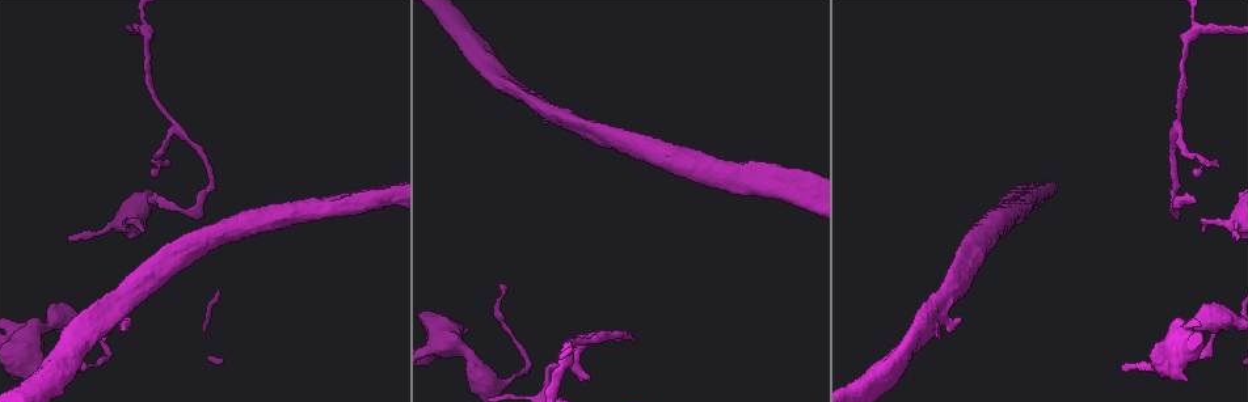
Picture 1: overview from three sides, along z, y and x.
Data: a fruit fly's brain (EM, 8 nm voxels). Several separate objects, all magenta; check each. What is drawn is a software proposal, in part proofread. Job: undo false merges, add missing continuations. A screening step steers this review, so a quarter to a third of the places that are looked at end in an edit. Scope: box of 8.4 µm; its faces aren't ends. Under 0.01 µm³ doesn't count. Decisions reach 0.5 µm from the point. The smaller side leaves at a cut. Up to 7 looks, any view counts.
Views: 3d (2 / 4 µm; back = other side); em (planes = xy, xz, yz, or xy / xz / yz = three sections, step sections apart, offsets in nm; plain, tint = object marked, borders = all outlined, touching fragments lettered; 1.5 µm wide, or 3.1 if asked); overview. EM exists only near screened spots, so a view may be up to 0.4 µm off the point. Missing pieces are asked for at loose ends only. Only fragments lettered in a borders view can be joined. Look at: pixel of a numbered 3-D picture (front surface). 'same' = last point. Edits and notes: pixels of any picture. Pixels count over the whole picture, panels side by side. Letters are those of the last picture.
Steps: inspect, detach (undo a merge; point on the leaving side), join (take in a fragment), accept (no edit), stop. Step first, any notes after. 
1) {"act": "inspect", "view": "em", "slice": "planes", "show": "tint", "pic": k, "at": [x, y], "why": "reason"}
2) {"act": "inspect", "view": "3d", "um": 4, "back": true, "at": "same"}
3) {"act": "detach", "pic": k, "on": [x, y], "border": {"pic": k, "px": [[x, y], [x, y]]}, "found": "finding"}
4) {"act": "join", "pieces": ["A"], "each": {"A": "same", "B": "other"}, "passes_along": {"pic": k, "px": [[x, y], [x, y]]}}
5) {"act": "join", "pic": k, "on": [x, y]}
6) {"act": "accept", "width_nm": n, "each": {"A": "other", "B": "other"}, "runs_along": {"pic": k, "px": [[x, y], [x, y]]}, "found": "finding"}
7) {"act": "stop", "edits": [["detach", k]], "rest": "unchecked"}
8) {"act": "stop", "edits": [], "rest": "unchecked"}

{"act": "inspect", "view": "3d", "um": 4, "pic": 1, "at": [1220, 322]}

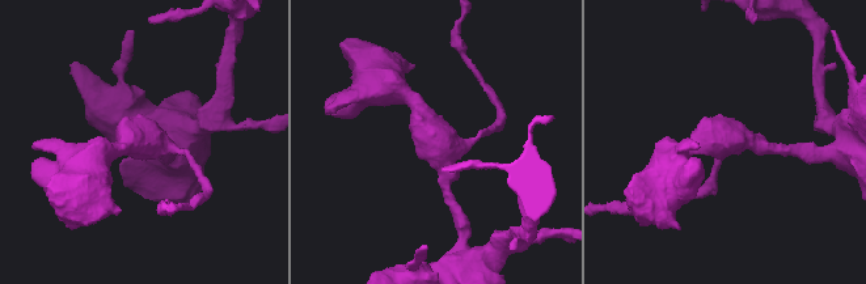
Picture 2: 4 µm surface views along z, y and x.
{"act": "inspect", "view": "em", "slice": "planes", "show": "borders", "pic": 2, "at": [733, 140], "why": "now the EM"}

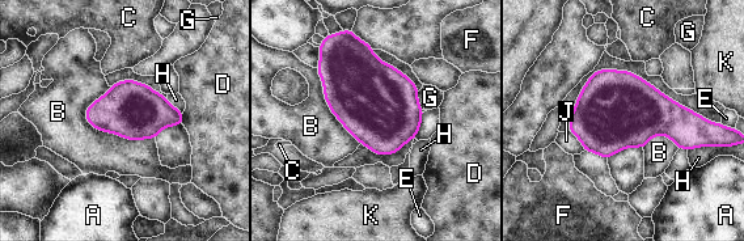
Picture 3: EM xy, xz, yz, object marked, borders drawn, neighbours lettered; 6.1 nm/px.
{"act": "accept", "width_nm": 360, "each": {"A": "other", "B": "other", "C": "other", "D": "other", "E": "other", "F": "other", "G": "other", "H": "other", "J": "other", "K": "other"}, "border": {"pic": 3, "px": [[84, 111], [100, 130], [155, 138]]}, "found": "all the same neuron"}

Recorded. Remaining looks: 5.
{"act": "inspect", "view": "em", "slice": "planes", "show": "borders", "pic": 1, "at": [1124, 365], "why": "an open end"}

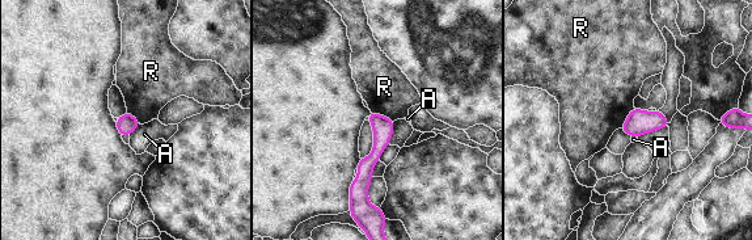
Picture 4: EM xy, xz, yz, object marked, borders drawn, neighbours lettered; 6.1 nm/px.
{"act": "accept", "each": {"A": "other", "R": "other"}, "border": {"pic": 4, "px": [[371, 110], [393, 121]]}, "found": "no lettered fragment goes on from it"}

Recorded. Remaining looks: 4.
{"act": "inspect", "view": "3d", "um": 4, "pic": 1, "at": [174, 123], "why": "three arms meet"}

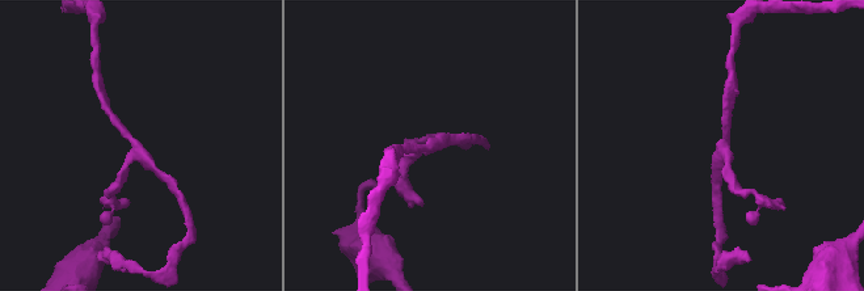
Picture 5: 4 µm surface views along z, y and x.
{"act": "inspect", "view": "em", "slice": "xz", "step": 4, "show": "tint", "pic": 5, "at": [725, 151], "arms": 3, "why": "need the tissue"}

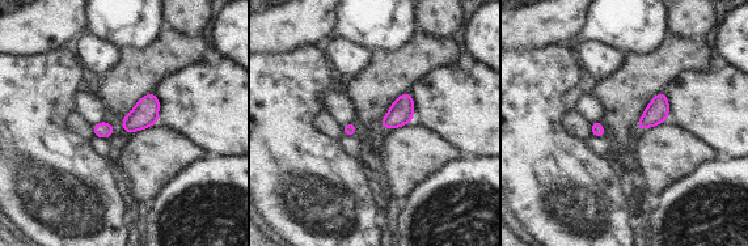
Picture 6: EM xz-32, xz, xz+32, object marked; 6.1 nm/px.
{"act": "inspect", "view": "em", "slice": "planes", "show": "borders", "at": "same"}

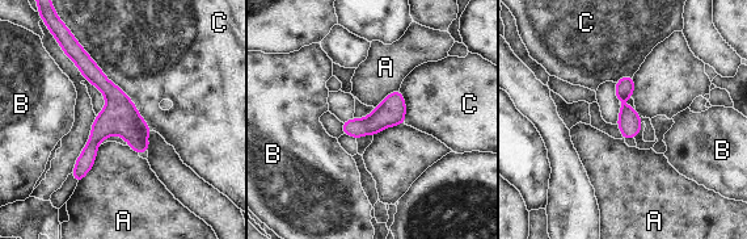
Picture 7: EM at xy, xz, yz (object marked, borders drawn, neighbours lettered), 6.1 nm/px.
{"act": "accept", "each": {"A": "other", "B": "other", "C": "other"}, "runs_along": {"pic": 7, "px": [[71, 51], [112, 92], [79, 176]]}, "found": "all the same neuron"}

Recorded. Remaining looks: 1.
{"act": "stop", "edits": [], "rest": "unchecked"}

